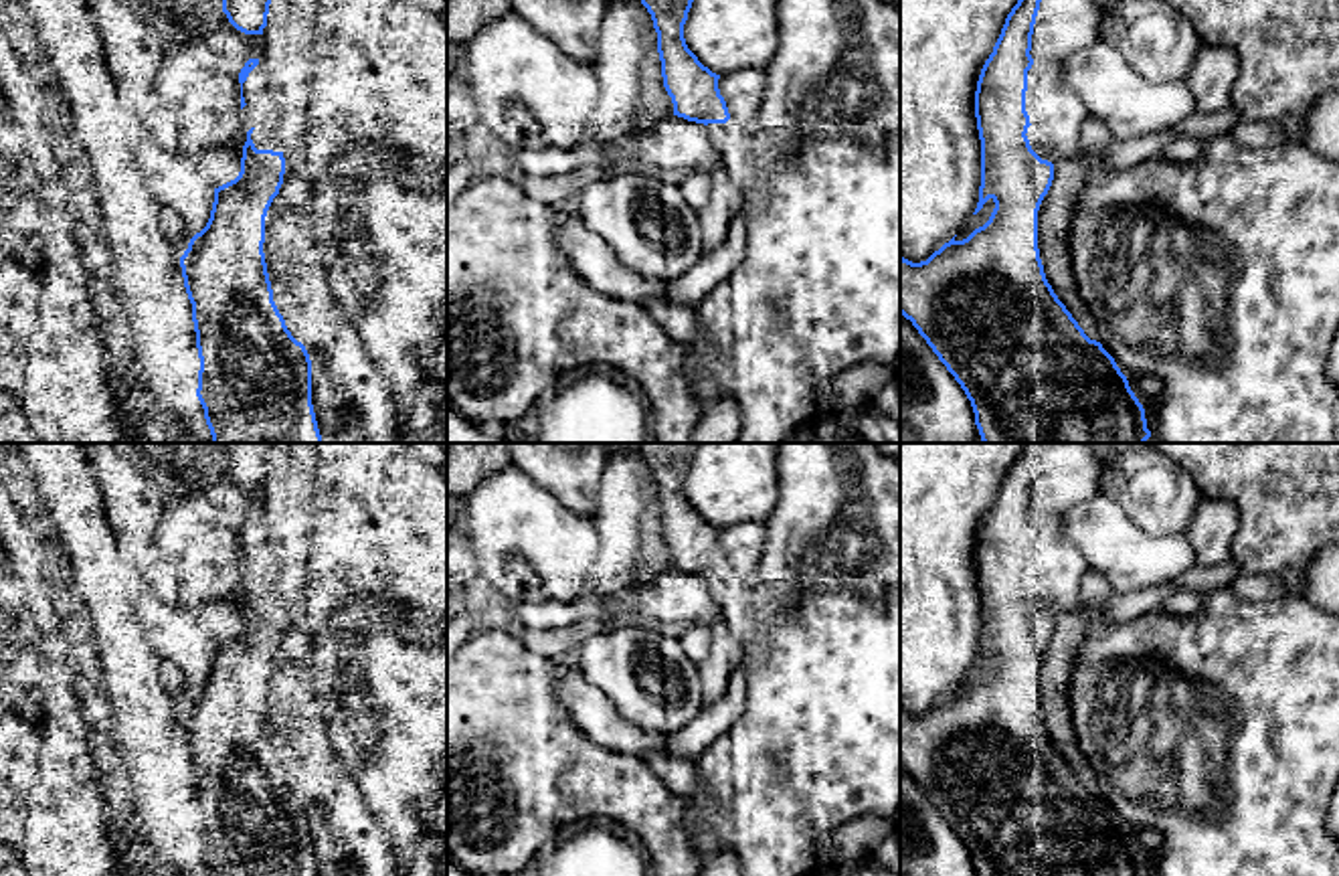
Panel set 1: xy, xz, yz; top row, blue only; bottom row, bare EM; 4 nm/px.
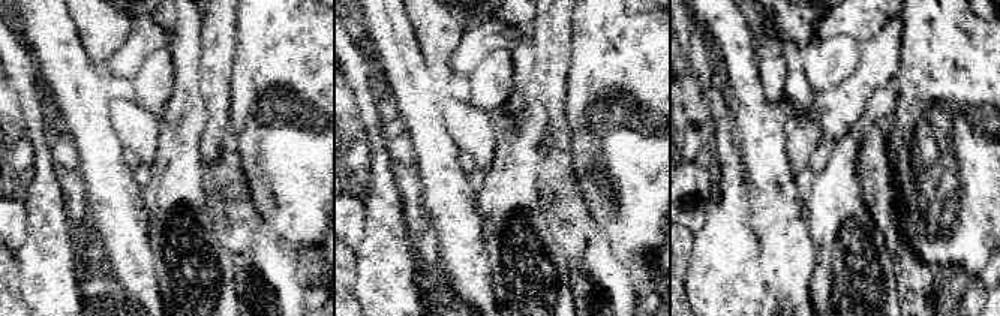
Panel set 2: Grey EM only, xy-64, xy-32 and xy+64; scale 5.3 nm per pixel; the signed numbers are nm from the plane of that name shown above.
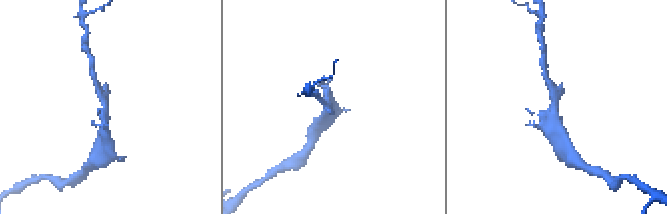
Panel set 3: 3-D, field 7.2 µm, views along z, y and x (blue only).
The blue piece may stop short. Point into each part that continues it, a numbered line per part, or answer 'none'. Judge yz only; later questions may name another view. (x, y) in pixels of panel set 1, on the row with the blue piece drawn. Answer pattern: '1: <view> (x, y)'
1: yz (1036, 140)

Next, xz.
1: xz (733, 142)

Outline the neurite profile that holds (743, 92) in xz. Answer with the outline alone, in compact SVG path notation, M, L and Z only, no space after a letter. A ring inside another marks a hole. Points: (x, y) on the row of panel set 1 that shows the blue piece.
M740 69L718 79L730 117L744 129L750 129L758 117L765 87L765 69Z

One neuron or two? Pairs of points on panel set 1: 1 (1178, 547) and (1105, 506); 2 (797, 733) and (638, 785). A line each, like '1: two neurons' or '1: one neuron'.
1: one neuron
2: two neurons

